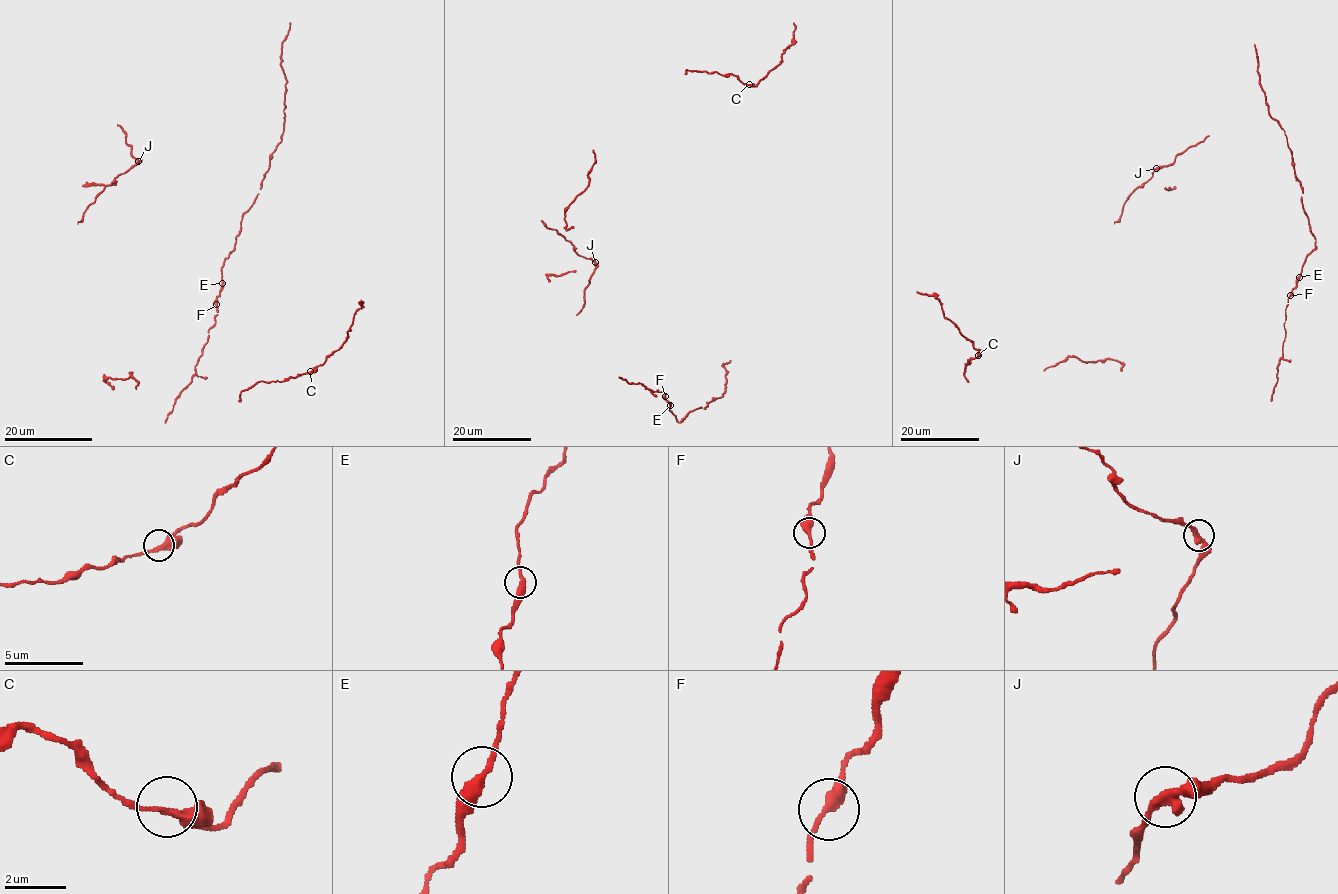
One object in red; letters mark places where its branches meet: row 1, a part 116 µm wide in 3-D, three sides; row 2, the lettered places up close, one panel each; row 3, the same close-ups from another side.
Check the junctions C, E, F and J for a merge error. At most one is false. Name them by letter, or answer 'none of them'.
none of them

